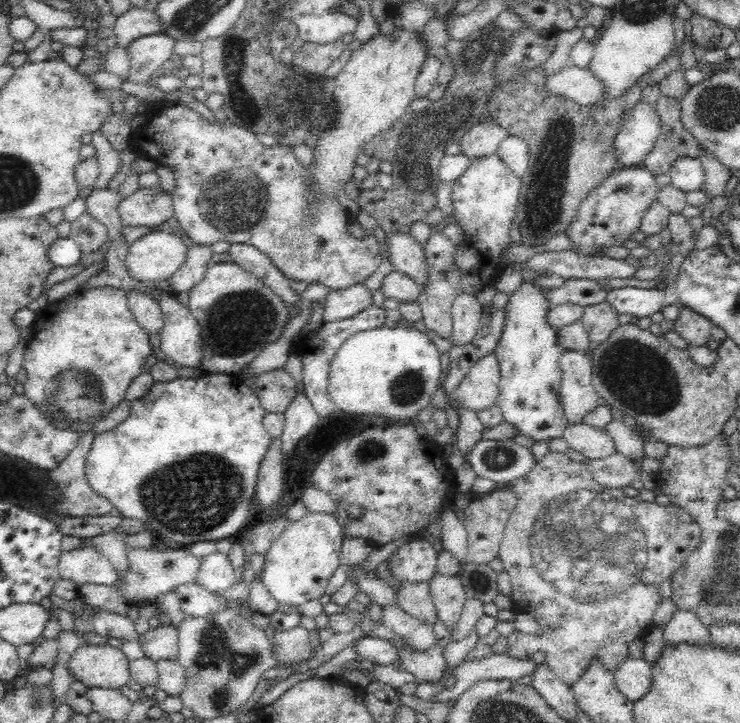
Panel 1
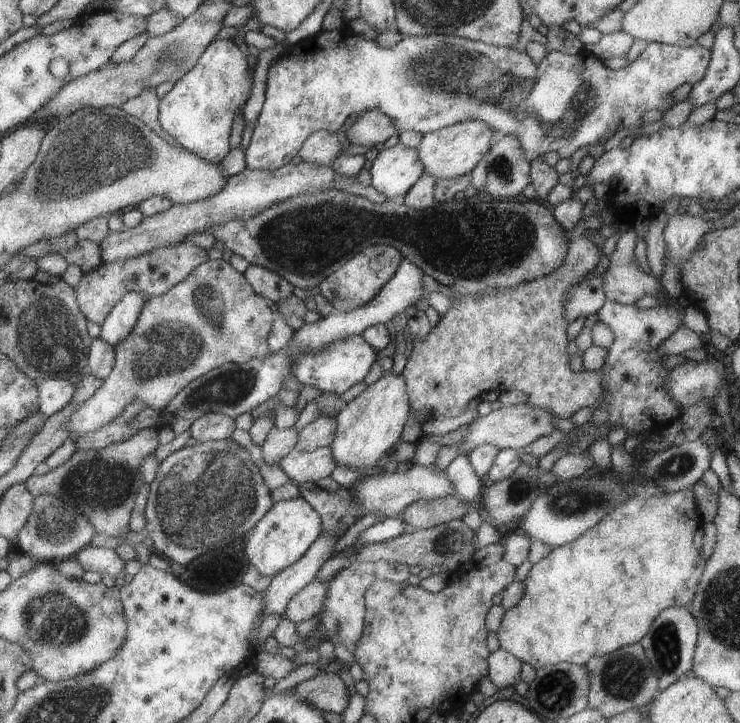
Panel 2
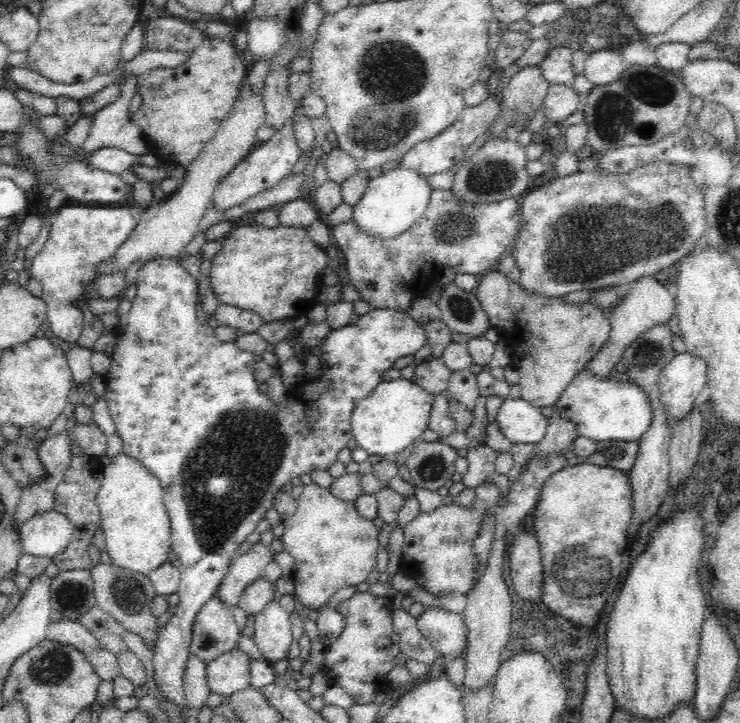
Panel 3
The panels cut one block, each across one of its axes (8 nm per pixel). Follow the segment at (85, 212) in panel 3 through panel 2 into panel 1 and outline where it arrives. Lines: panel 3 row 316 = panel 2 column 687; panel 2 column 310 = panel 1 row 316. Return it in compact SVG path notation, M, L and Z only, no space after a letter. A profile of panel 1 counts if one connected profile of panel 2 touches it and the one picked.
M111 286L105 287L90 287L88 289L78 288L77 291L67 295L59 301L48 303L48 306L42 311L38 312L36 322L30 327L31 332L26 338L26 354L24 356L23 368L28 373L28 379L24 384L26 398L35 403L35 405L42 411L47 421L56 428L76 431L80 433L88 432L92 429L96 422L100 422L100 419L104 416L108 416L111 410L114 410L120 402L126 398L126 392L131 382L142 373L142 368L146 364L148 358L154 355L154 352L150 346L150 335L146 333L146 330L142 329L134 314L129 310L128 297L126 297L126 291L121 288L114 288Z

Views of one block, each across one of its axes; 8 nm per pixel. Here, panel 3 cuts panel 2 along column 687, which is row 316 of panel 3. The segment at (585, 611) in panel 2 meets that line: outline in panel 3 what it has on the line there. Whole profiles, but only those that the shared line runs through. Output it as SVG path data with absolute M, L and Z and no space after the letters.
M495 269L479 275L474 293L479 298L489 322L501 332L502 340L510 349L514 350L514 368L520 373L521 398L536 408L554 407L562 390L584 370L590 358L599 352L610 336L610 322L604 317L603 309L593 306L590 301L566 303L560 297L530 293L518 280L512 282L507 274Z

